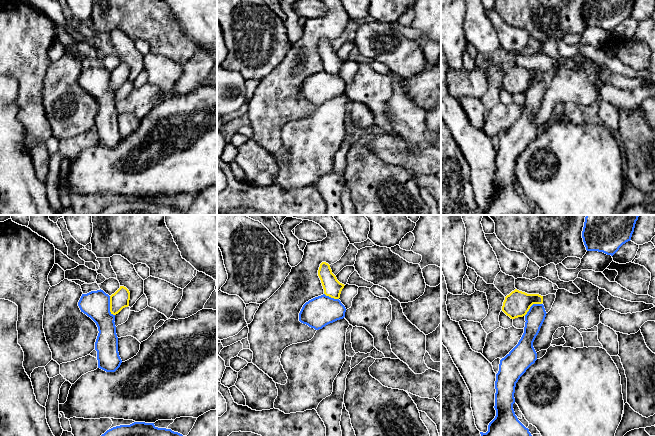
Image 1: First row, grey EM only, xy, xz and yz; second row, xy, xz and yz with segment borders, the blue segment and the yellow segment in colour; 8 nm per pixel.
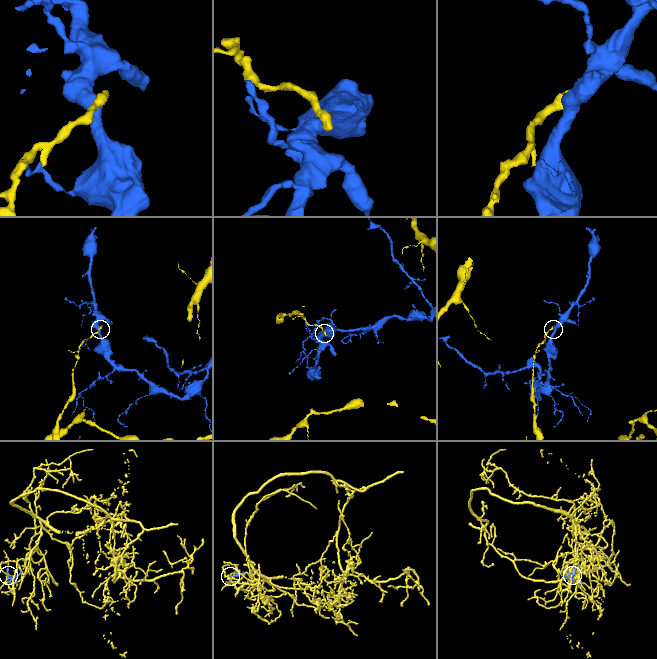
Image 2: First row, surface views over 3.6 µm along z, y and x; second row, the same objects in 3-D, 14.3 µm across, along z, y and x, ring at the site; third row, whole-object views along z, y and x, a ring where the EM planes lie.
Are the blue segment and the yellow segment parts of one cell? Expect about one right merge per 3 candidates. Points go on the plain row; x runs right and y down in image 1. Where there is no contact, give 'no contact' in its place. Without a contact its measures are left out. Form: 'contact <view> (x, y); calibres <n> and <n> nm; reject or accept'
contact xy (109, 82); calibres 220 and 140 nm; reject

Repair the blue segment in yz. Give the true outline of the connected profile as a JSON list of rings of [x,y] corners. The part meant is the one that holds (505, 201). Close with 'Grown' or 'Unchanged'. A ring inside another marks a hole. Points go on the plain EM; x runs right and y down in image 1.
[[[533,80],[525,91],[524,109],[518,120],[500,136],[495,157],[496,192],[480,215],[533,215],[533,212],[515,191],[513,180],[516,159],[537,136],[533,118],[545,96],[543,80]]]. Unchanged

